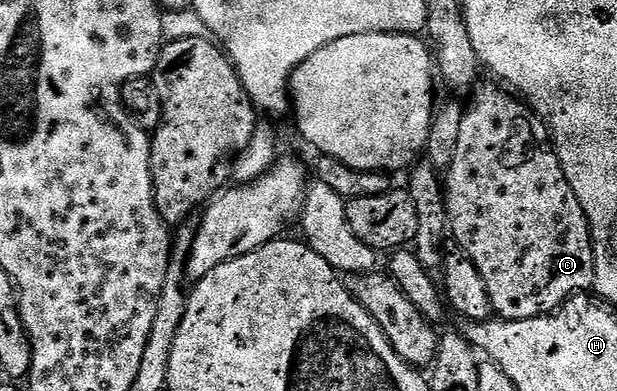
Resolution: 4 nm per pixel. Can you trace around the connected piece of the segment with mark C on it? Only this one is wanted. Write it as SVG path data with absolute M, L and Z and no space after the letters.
M503 89L496 90L492 94L492 106L480 102L477 106L468 106L464 112L464 118L460 122L458 132L458 152L454 152L452 163L446 171L446 189L444 191L445 208L448 212L448 223L451 237L454 236L455 245L461 246L474 260L474 268L486 280L486 292L490 292L490 304L493 311L501 319L515 320L517 318L537 318L543 314L551 314L557 310L567 298L573 298L576 294L591 291L596 285L596 261L592 251L592 230L588 227L586 216L582 212L582 204L578 196L574 196L574 188L566 180L566 172L560 163L560 155L552 140L552 132L548 125L539 118L527 102L517 101L515 97L507 98Z

